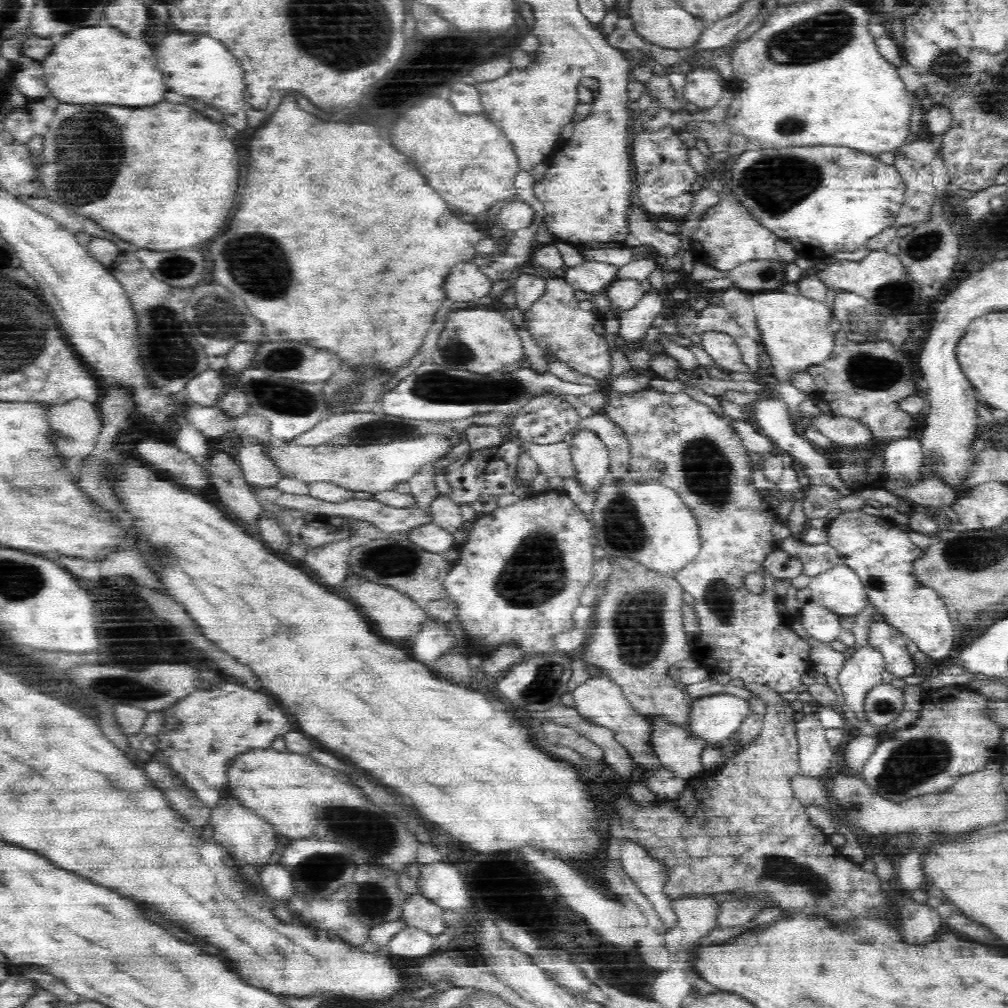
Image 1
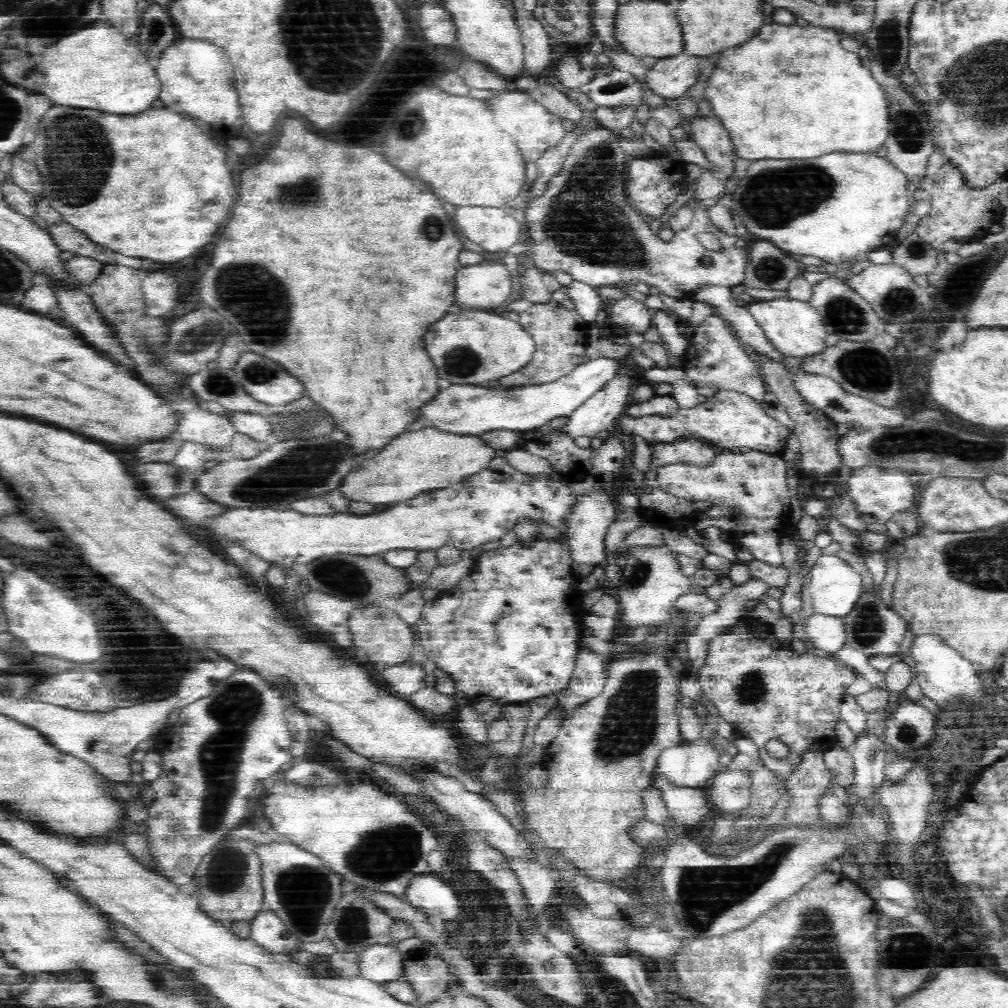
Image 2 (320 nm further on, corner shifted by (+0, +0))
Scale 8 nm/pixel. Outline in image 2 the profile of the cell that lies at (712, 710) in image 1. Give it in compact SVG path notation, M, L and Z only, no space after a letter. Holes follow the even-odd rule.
M698 736L694 740L683 739L678 744L668 745L660 753L657 760L657 770L668 780L675 782L678 786L704 787L705 783L715 776L716 773L724 769L720 765L720 756L725 753L724 745L720 736L717 739L703 738Z

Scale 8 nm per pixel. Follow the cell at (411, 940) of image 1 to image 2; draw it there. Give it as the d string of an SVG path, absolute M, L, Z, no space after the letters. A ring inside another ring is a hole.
M396 942L370 946L363 952L360 966L362 977L383 984L403 978L405 972L404 959Z

